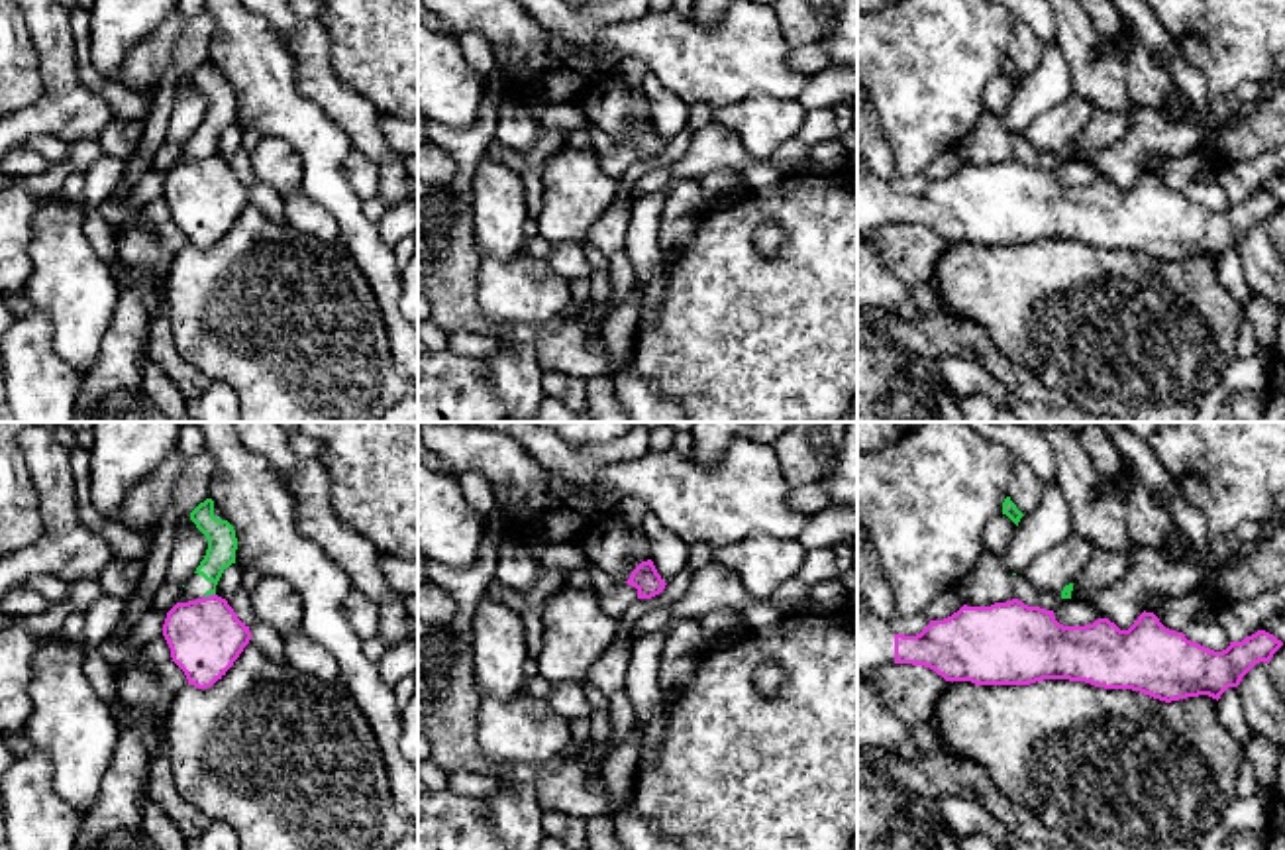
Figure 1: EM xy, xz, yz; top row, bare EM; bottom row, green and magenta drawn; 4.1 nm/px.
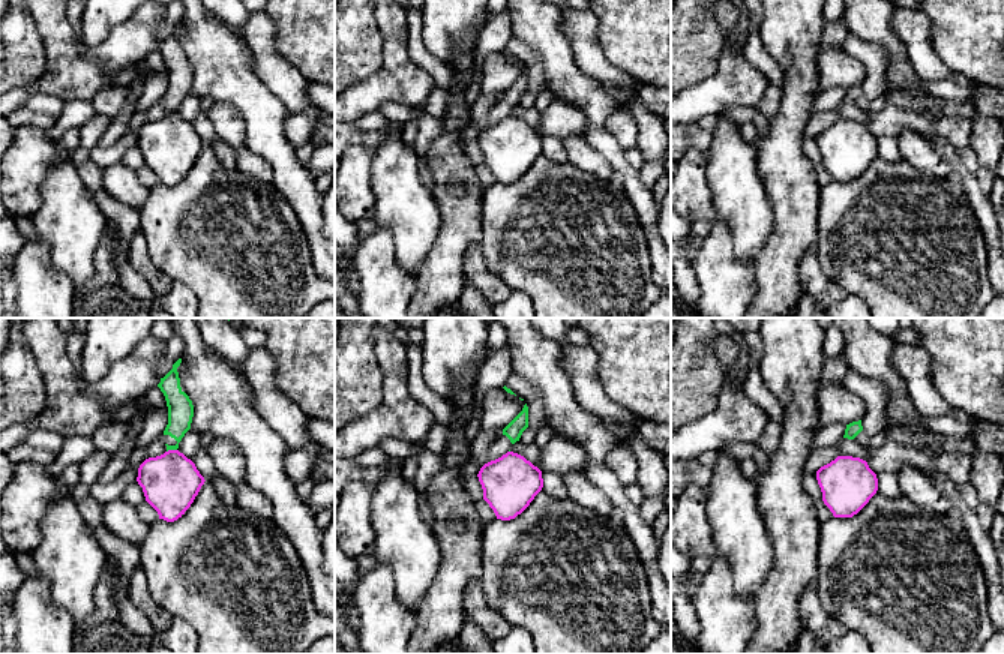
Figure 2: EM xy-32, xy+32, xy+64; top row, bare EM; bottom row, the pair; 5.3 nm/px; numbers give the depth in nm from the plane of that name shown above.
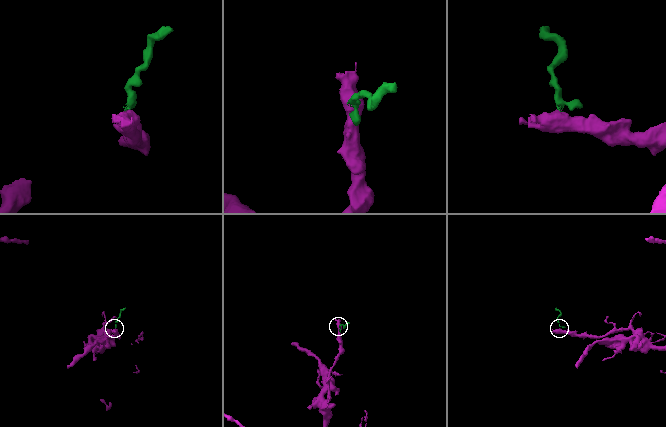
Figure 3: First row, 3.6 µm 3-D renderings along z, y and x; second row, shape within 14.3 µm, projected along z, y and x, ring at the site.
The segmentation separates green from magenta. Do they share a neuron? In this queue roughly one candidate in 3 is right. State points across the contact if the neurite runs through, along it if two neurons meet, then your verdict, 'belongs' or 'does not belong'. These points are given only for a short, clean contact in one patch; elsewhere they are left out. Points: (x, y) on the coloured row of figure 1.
border along xy (214, 593), (205, 597); does not belong

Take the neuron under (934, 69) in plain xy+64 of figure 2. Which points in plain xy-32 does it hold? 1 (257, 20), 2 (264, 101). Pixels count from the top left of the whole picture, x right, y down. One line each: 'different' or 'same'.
1: same
2: different

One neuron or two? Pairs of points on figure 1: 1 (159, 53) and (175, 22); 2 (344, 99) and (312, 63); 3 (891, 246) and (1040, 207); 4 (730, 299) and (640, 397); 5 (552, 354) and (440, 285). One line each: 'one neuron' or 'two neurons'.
1: one neuron
2: one neuron
3: two neurons
4: two neurons
5: one neuron

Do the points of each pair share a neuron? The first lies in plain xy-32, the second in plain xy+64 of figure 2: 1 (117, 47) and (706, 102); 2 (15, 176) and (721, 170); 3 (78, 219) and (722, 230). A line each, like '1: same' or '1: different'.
1: same
2: different
3: different

